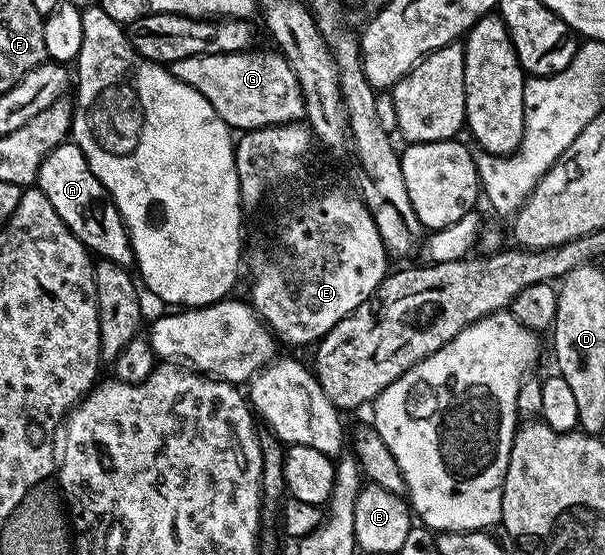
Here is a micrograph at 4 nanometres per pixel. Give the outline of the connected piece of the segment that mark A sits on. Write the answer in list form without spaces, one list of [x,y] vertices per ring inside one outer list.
[[[73,141],[58,143],[41,161],[37,186],[45,197],[49,197],[57,217],[86,245],[88,252],[99,259],[108,259],[117,265],[131,269],[135,267],[135,254],[127,236],[127,226],[115,208],[115,202],[107,196],[107,190],[97,181],[89,169],[81,149]]]

